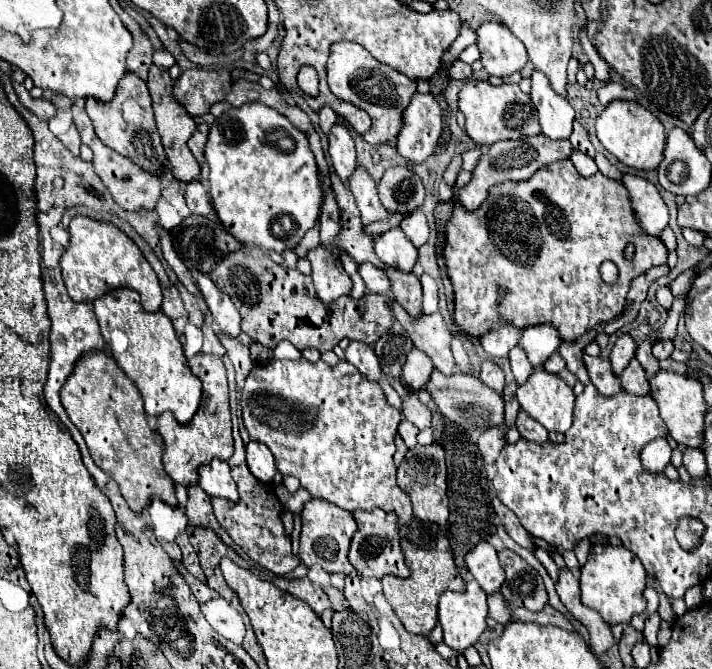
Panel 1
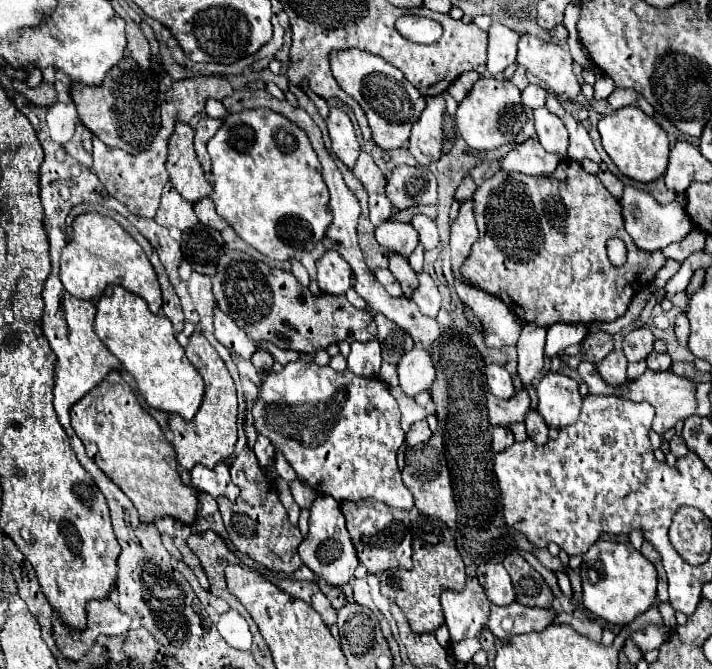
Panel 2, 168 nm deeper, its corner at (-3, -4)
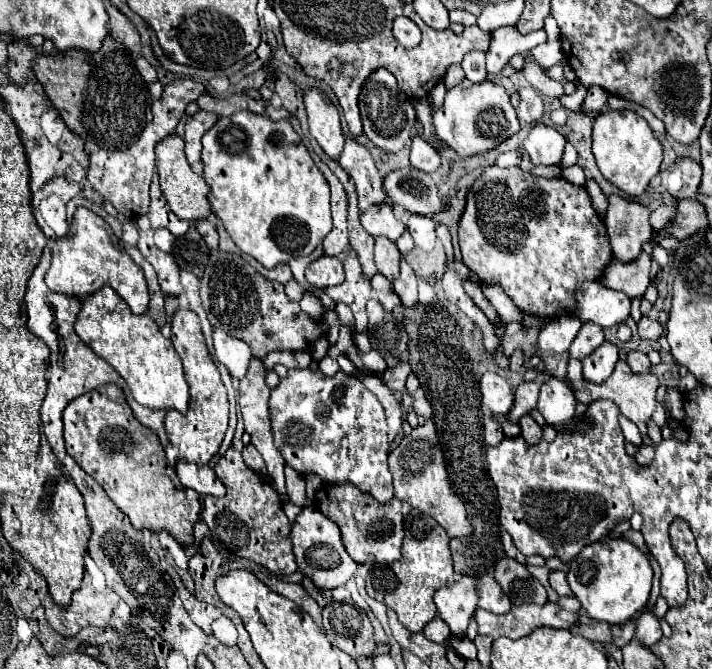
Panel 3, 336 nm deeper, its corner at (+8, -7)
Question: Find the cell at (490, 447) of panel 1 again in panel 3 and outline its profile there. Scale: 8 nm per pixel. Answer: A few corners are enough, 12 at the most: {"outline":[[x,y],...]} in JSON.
{"outline":[[496,419],[484,423],[484,441],[494,447],[504,439]]}

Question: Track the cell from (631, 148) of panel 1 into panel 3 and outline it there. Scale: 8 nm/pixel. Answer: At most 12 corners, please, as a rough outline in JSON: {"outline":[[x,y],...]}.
{"outline":[[632,111],[594,119],[602,175],[638,197],[658,175],[662,145]]}

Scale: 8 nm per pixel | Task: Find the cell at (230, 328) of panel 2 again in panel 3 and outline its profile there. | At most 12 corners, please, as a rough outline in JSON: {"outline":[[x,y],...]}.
{"outline":[[214,331],[218,361],[232,377],[248,373],[252,353],[244,341]]}

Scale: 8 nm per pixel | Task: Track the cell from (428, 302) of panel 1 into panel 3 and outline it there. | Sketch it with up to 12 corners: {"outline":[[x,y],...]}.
{"outline":[[402,259],[392,281],[404,307],[418,303],[416,273]]}

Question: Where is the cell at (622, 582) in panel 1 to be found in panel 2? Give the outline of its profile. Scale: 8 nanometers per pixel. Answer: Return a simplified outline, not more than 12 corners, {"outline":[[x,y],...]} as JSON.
{"outline":[[627,542],[583,556],[585,608],[627,626],[657,592],[655,566]]}

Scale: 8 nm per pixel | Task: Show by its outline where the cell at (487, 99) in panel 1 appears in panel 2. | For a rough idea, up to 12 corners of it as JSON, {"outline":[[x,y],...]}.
{"outline":[[479,78],[455,118],[477,150],[535,136],[509,80]]}

